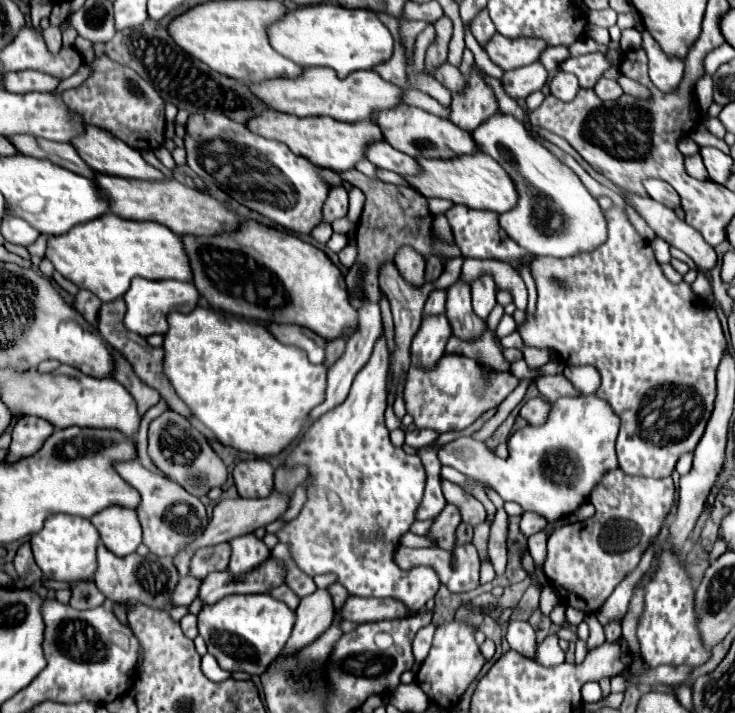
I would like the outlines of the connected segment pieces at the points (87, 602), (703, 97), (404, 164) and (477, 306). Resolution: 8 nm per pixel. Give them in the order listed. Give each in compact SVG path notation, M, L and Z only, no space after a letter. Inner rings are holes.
M76 582L72 586L72 598L70 598L70 606L76 610L88 610L88 608L96 608L104 604L104 594L96 588L94 582Z
M704 76L698 82L694 94L696 94L696 106L704 114L708 110L708 106L712 104L712 80L710 80L710 76Z
M382 140L380 144L372 144L372 148L368 148L366 160L376 164L378 168L392 170L396 174L406 174L406 176L414 176L420 170L414 158L410 158L408 154L402 154L400 150L392 148L388 142L382 142Z
M480 276L480 280L472 284L472 306L476 316L486 320L494 304L496 304L496 292L492 284L492 276Z

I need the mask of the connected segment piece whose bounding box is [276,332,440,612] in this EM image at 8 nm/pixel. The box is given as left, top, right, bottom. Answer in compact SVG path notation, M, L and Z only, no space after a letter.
M382 332L382 336L378 338L378 342L376 342L376 346L374 346L374 352L372 352L368 364L356 374L348 398L346 398L342 404L338 404L338 408L326 412L326 414L324 414L322 418L318 418L310 428L306 428L304 434L302 434L300 444L298 444L298 446L292 450L292 454L288 456L288 460L286 460L288 466L296 466L296 464L306 464L306 466L310 466L310 472L314 474L314 486L308 488L308 502L304 504L304 508L300 510L300 514L298 514L292 522L288 522L280 532L276 532L276 536L278 536L280 542L288 542L288 544L290 544L292 558L296 560L298 568L300 568L302 572L306 572L308 576L316 576L316 574L324 574L324 572L334 572L334 574L338 574L338 582L340 582L352 596L396 598L396 600L402 600L410 610L418 612L430 598L434 598L434 594L436 594L438 588L440 588L440 580L438 580L436 572L430 570L430 568L426 568L426 566L416 566L416 568L412 568L412 570L408 570L408 572L400 570L400 568L396 566L396 562L392 560L392 554L394 554L394 550L396 550L396 546L398 546L400 536L402 536L404 532L408 532L408 530L410 530L410 524L414 522L414 514L416 514L416 508L418 508L418 504L420 504L420 500L422 500L424 486L426 486L426 470L424 470L422 460L418 458L418 454L406 454L402 448L396 448L396 446L390 442L390 432L388 432L388 428L386 428L386 424L384 424L384 410L386 410L386 374L388 374L388 344L386 344L386 336L384 336L384 332Z

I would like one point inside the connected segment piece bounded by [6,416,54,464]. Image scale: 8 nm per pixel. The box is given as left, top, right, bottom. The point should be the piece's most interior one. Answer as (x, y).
(29, 432)

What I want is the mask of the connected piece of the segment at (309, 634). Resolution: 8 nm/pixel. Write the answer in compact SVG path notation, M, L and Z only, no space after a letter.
M318 588L314 594L302 598L296 610L296 624L286 644L288 652L296 652L306 644L314 642L334 618L334 606L328 588Z

